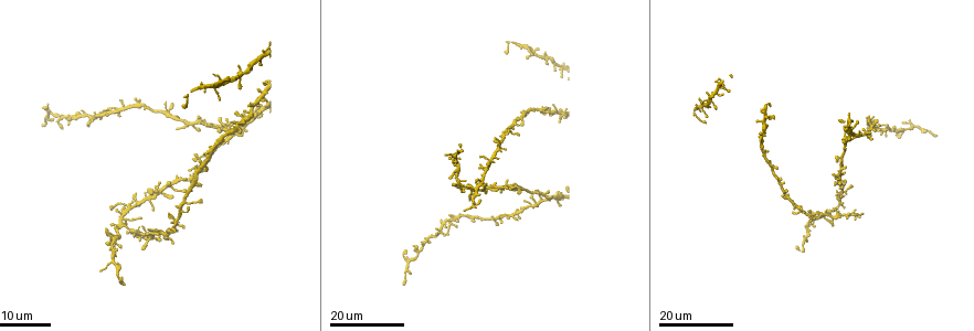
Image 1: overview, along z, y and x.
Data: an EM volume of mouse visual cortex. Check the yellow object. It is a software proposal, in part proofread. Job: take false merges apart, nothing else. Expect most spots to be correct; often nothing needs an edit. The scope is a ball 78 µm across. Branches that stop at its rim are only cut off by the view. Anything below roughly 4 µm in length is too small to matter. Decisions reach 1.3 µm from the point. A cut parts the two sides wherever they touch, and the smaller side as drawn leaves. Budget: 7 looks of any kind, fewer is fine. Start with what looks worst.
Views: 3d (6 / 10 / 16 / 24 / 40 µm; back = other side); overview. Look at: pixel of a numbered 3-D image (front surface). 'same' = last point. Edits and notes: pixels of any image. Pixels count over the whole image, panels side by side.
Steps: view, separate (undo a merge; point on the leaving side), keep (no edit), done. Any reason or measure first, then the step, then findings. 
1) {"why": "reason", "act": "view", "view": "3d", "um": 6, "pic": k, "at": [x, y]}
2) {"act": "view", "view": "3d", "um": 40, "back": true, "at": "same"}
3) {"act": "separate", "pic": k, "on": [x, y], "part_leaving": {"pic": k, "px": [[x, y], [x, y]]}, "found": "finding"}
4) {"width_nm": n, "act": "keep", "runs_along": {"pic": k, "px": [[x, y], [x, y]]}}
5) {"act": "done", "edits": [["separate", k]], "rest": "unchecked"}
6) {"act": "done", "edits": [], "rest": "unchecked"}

{"why": "four arms meet", "act": "view", "view": "3d", "um": 16, "pic": 1, "at": [453, 170]}

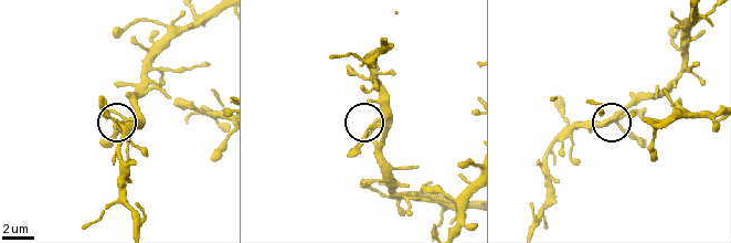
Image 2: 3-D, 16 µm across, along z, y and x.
{"why": "closer look", "act": "view", "view": "3d", "um": 10, "pic": 2, "at": [373, 125]}

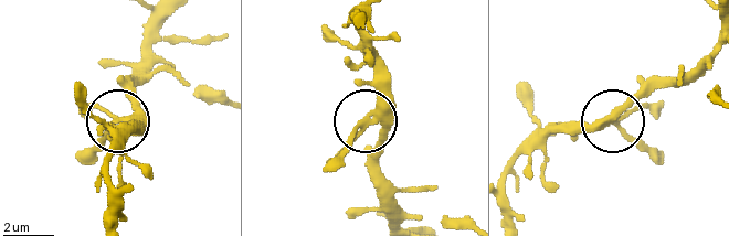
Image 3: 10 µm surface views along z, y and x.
{"arms": 4, "act": "keep", "runs_along": {"pic": 3, "px": [[471, 223], [403, 211], [380, 167], [372, 124], [329, 164]]}, "found": "one neuron here"}

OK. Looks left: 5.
{"why": "four arms meet", "act": "view", "view": "3d", "um": 24, "pic": 1, "at": [264, 91]}

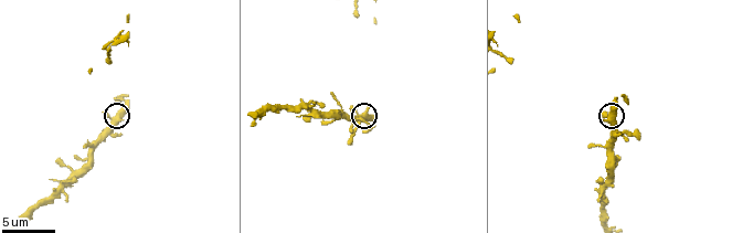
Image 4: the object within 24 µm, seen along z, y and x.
{"why": "closer look", "act": "view", "view": "3d", "um": 6, "pic": 4, "at": [611, 118]}

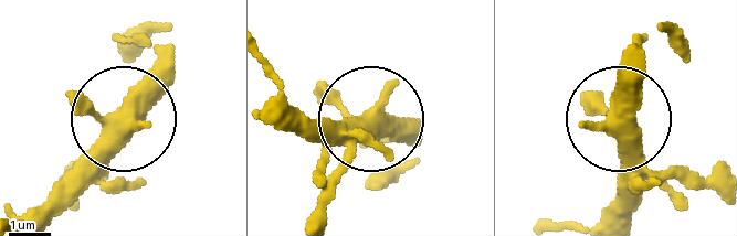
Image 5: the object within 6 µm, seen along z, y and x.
{"act": "keep", "runs_along": {"pic": 5, "px": [[31, 216], [123, 111], [154, 58], [154, 27]]}, "found": "continuous, no second neuron"}

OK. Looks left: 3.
{"why": "looks like a crossing", "act": "view", "view": "3d", "um": 16, "pic": 1, "at": [461, 187]}

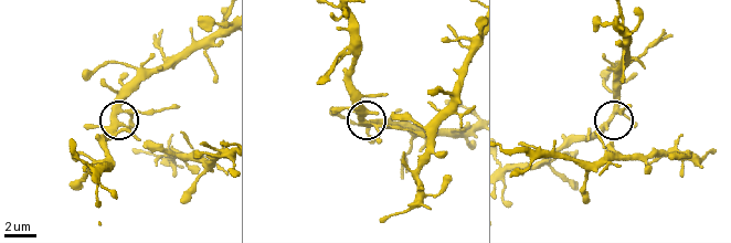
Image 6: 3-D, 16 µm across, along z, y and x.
{"why": "closer look", "act": "view", "view": "3d", "um": 10, "pic": 6, "at": [372, 125]}

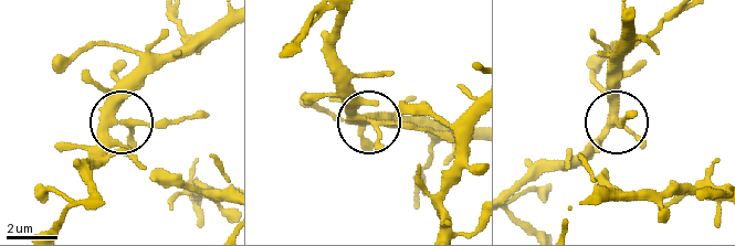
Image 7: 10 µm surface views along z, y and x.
{"width_nm": 320, "act": "keep", "found": "all the same neuron"}

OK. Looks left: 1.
{"act": "done", "edits": [], "rest": "unchecked"}

